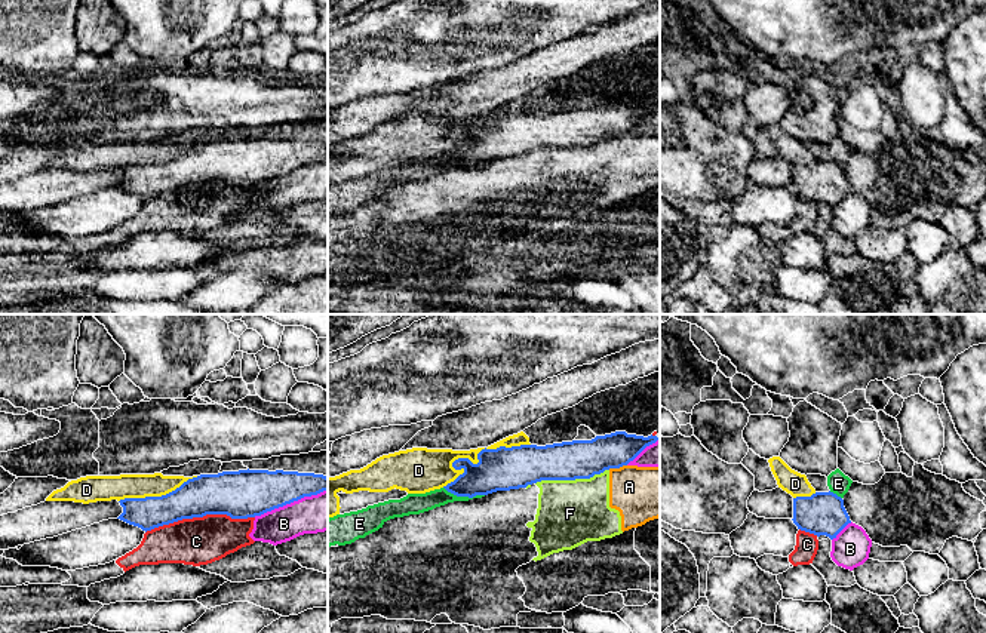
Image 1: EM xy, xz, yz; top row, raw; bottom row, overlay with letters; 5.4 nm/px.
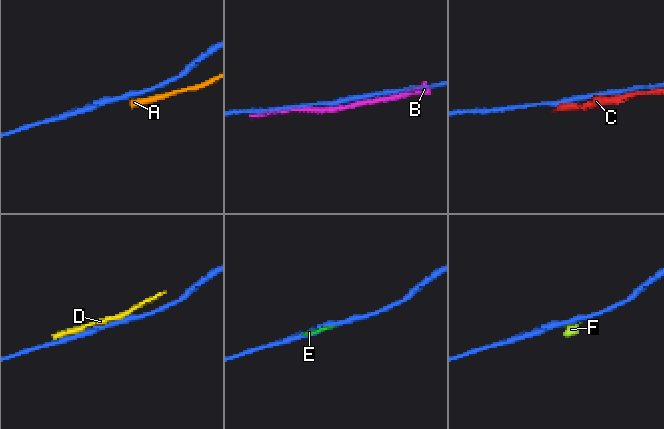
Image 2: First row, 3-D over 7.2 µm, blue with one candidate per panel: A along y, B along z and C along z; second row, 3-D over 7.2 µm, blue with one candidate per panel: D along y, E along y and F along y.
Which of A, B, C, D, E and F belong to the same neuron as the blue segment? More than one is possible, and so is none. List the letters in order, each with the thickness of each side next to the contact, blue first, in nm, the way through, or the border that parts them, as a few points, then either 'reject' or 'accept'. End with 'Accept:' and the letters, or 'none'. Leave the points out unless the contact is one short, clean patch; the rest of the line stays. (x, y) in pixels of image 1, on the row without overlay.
A: calibres 200 and 300 nm; border xz (626, 132), (608, 137); reject
B: calibres 260 and 200 nm; reject
C: calibres 260 and 260 nm; reject
D: calibres 240 and 220 nm; reject
E: calibres 240 and 110 nm; reject
F: calibres 220 and 360 nm; reject
Accept: none

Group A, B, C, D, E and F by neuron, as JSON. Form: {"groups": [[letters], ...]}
{"groups": [["A", "F"], ["B"], ["C"], ["D"], ["E"]]}

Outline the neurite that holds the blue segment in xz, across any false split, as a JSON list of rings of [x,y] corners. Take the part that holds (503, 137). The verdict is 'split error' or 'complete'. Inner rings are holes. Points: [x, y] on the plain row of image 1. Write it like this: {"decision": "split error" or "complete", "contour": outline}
{"decision": "complete", "contour": [[[615,99],[592,108],[546,114],[485,116],[477,122],[477,132],[469,126],[455,127],[452,135],[463,136],[464,141],[443,156],[457,165],[473,166],[497,159],[526,156],[541,148],[590,147],[605,138],[627,133],[657,108],[660,105],[652,102],[643,105]]]}

